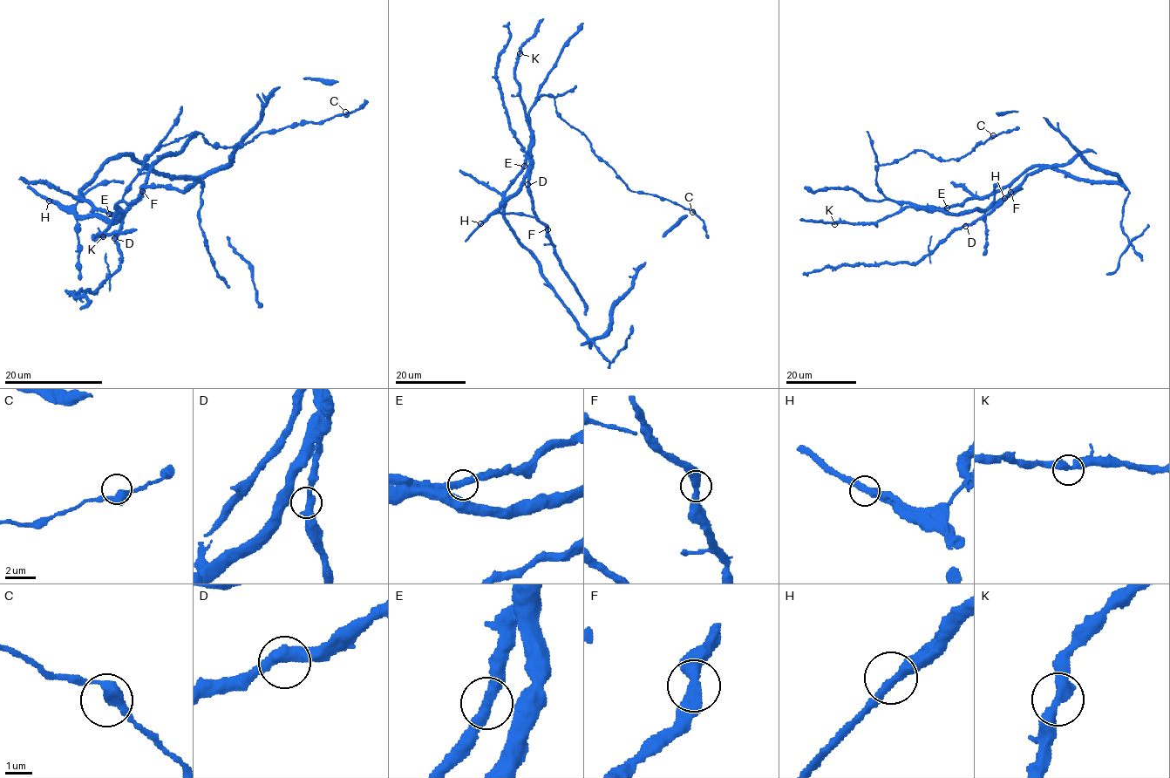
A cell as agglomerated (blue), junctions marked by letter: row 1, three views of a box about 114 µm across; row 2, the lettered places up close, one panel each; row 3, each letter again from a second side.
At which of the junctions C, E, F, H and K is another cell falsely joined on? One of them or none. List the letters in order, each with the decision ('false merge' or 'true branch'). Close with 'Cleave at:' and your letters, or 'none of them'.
C: true branch
E: true branch
F: true branch
H: true branch
K: true branch
Cleave at: none of them

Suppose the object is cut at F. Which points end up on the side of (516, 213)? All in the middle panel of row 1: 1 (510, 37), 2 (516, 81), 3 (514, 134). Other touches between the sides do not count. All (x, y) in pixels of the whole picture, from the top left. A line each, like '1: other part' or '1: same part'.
1: other part
2: same part
3: other part

